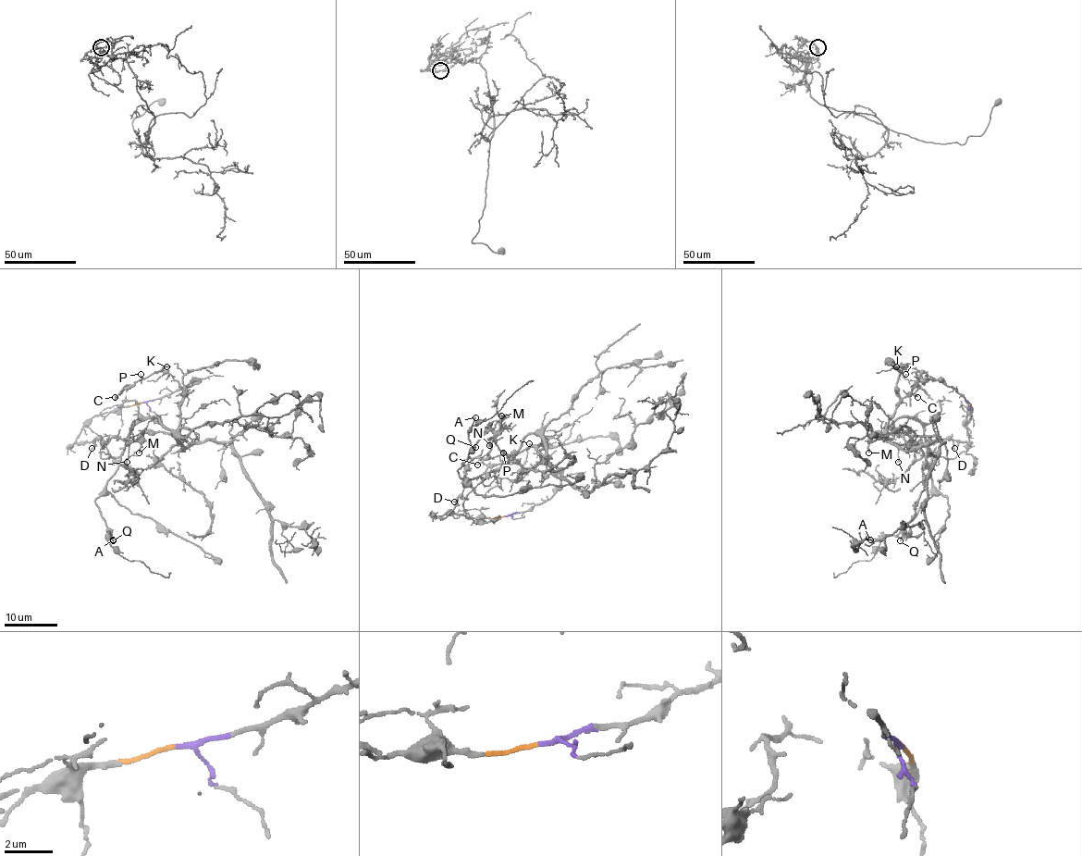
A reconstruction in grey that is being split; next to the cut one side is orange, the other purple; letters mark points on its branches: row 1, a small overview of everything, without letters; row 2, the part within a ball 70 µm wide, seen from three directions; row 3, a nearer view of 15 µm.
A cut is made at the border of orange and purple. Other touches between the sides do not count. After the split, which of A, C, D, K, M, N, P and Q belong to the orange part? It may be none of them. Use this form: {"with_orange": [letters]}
{"with_orange": ["D", "M", "N"]}

